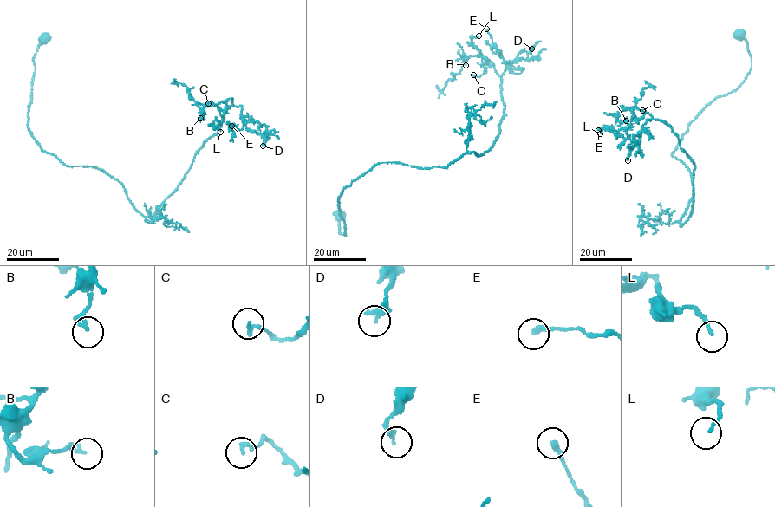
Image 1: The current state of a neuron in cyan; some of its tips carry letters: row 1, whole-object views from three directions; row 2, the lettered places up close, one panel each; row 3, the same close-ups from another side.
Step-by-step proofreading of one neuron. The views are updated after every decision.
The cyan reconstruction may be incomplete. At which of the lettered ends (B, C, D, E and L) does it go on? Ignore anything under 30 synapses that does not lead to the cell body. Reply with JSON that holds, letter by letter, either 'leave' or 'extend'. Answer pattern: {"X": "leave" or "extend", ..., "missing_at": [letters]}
{"B": "leave", "C": "leave", "D": "leave", "E": "leave", "L": "leave", "missing_at": []}

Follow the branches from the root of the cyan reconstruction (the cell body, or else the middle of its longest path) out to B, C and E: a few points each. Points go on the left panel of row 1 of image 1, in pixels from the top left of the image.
B: (45, 38), (33, 61), (31, 136), (66, 165), (113, 177), (146, 222), (232, 100), (205, 106), (200, 118)
C: (45, 38), (33, 61), (31, 136), (66, 165), (113, 177), (146, 222), (233, 105), (208, 103)
E: (45, 38), (31, 136), (66, 165), (113, 177), (146, 222), (240, 106), (243, 127), (231, 126)

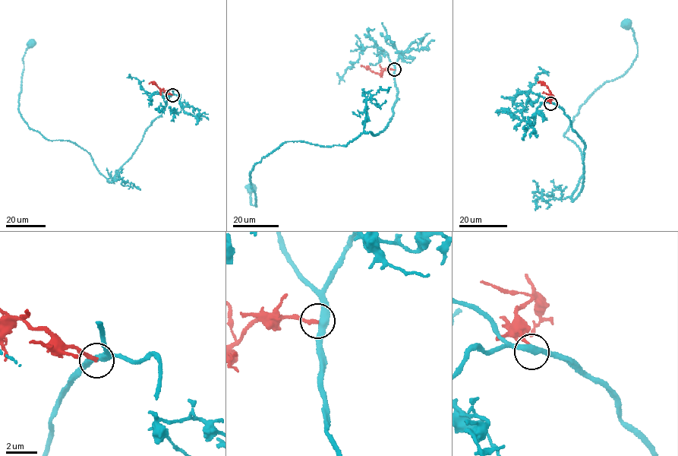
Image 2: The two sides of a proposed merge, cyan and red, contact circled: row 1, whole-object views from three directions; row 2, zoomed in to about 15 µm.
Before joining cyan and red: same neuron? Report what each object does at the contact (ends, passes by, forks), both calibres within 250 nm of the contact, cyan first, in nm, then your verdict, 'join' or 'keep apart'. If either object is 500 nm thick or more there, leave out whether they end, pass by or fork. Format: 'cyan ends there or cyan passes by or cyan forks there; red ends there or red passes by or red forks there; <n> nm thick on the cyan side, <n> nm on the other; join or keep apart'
cyan passes by; red ends there; 400 nm thick on the cyan side, 240 nm on the other; join

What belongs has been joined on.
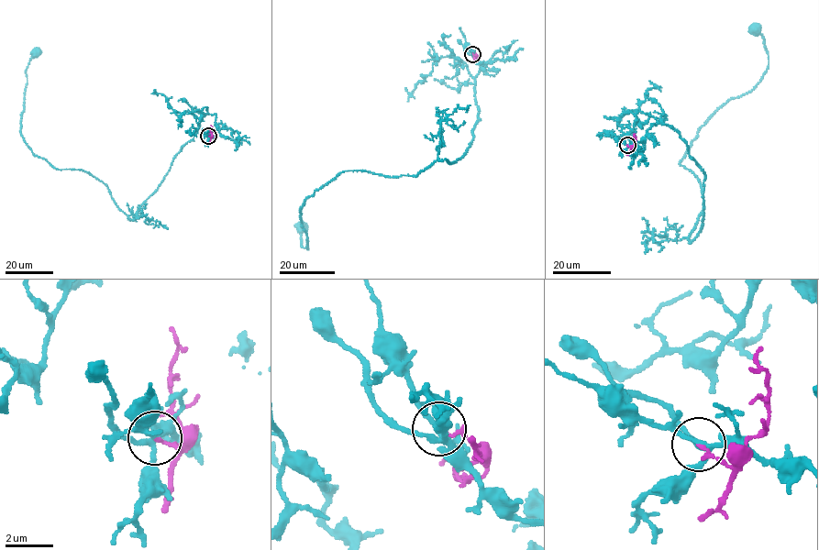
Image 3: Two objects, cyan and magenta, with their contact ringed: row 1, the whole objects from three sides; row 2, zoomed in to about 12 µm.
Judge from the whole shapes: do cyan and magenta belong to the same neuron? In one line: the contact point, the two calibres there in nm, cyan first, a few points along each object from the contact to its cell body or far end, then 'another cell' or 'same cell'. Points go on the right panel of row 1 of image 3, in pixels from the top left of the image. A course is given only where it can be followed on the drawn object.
place (627, 145); calibres 200 and 80 nm; course cyan (627, 145), (654, 124), (678, 132), (705, 178), (691, 242), (702, 190), (679, 164), (767, 69), (754, 28); course magenta (627, 145), (630, 147), (636, 143), (635, 133); another cell

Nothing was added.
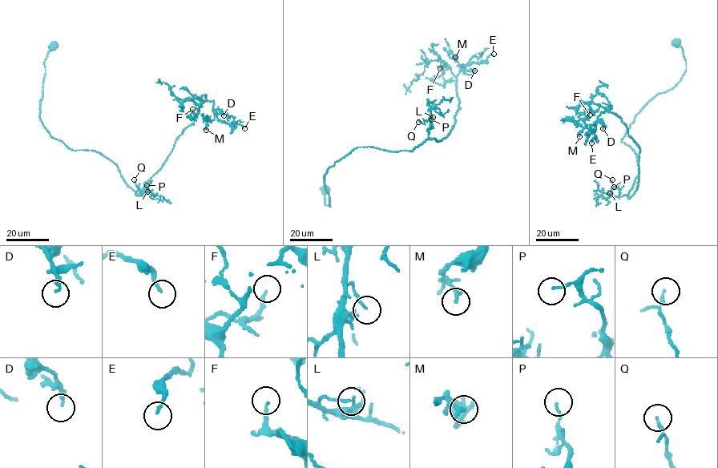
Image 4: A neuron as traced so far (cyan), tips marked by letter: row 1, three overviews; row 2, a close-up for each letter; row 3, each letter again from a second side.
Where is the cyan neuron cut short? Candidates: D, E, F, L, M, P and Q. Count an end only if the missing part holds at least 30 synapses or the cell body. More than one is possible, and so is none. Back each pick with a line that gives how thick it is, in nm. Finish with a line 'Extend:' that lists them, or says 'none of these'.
Extend: none of these

